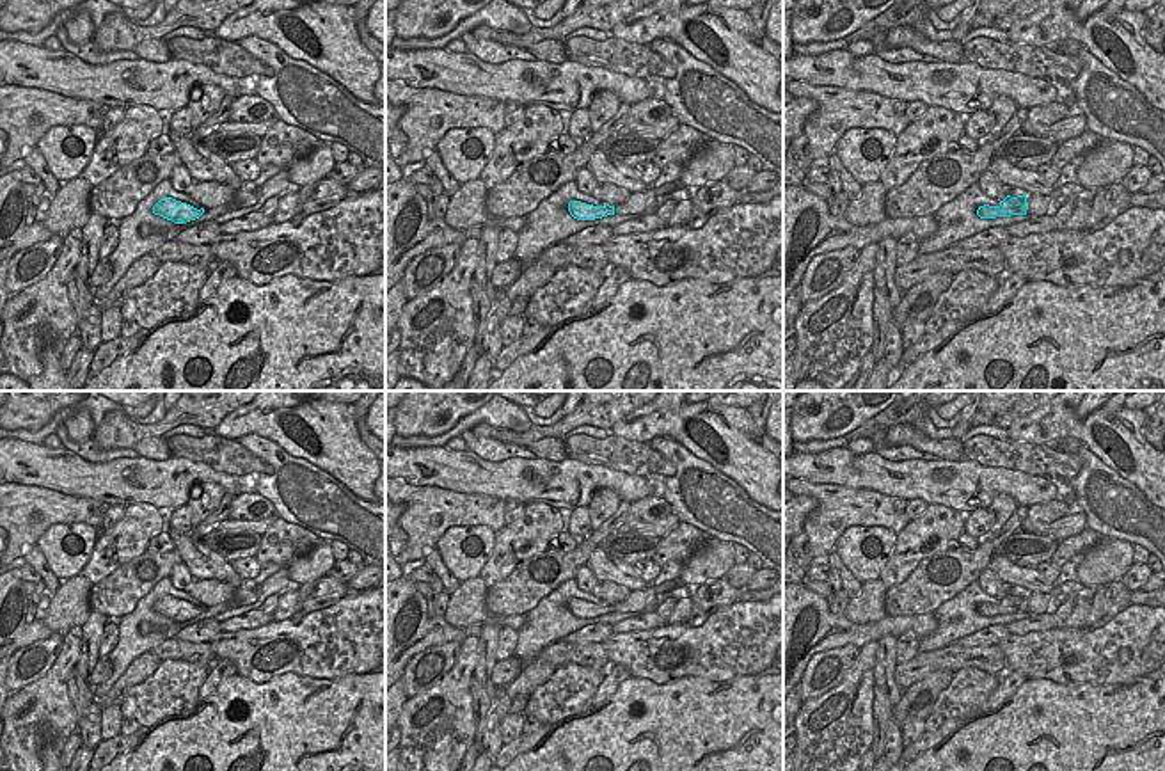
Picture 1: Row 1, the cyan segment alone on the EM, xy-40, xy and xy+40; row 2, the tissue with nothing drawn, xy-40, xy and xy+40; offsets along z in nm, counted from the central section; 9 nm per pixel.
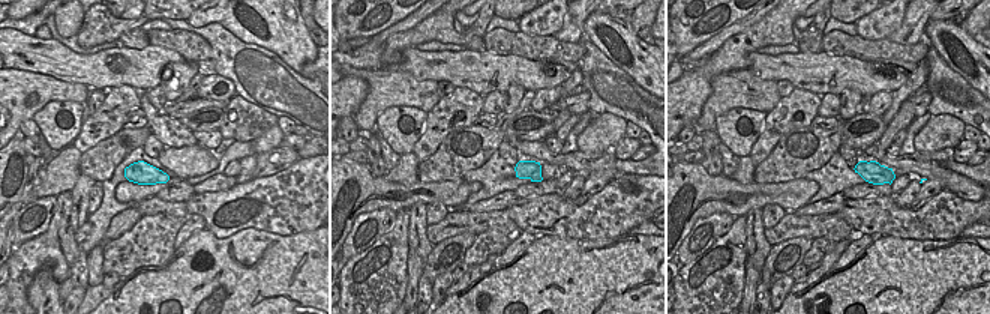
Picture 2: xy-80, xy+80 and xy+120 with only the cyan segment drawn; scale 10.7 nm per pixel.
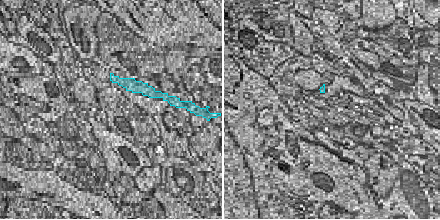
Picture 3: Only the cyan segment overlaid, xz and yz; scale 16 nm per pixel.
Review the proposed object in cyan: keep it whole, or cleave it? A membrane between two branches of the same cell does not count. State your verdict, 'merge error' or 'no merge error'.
no merge error

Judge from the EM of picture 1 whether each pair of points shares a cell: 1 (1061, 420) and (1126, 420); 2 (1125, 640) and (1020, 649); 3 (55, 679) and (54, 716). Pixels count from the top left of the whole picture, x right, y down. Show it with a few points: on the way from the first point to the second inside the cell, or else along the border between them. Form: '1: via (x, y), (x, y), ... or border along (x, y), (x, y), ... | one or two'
1: via (1077, 427), (1087, 427), (1093, 421), (1112, 425) | one
2: via (1098, 645), (1046, 645) | one
3: via (52, 688), (52, 707) | one

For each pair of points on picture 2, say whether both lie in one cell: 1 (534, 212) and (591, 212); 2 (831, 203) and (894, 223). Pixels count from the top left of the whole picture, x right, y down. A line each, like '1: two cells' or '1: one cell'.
1: one cell
2: two cells

